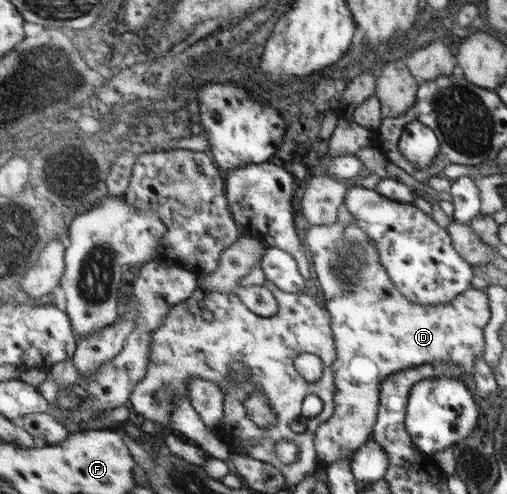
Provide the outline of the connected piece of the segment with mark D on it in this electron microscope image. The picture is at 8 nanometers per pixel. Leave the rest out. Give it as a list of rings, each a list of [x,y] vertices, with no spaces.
[[[355,221],[343,227],[338,222],[331,225],[311,225],[301,236],[313,264],[315,278],[324,294],[325,302],[322,305],[331,318],[335,349],[335,360],[330,364],[335,382],[333,410],[331,416],[318,426],[313,439],[318,460],[327,466],[345,457],[350,460],[353,451],[363,446],[371,437],[378,407],[379,385],[385,375],[425,363],[449,361],[462,370],[456,376],[462,377],[464,373],[467,377],[472,376],[474,362],[479,355],[482,356],[484,349],[482,330],[490,318],[489,299],[485,289],[468,287],[464,293],[443,305],[420,305],[410,301],[388,277],[370,238]]]

